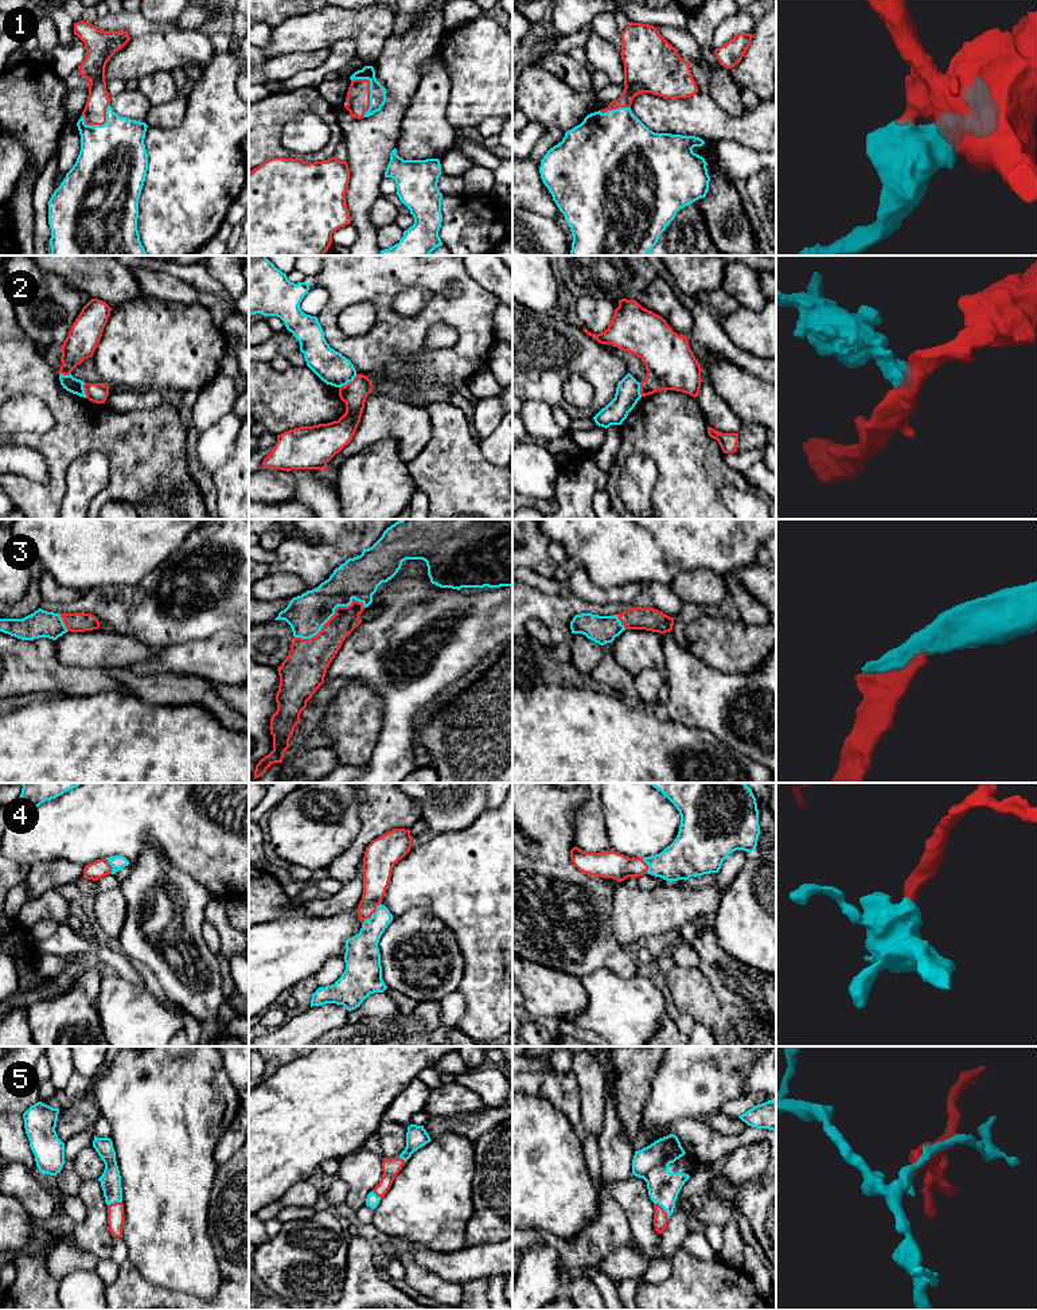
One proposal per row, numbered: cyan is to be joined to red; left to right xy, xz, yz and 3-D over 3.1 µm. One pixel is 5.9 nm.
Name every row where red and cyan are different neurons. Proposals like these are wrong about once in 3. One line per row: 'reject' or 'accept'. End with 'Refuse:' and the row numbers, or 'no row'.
1: accept
2: reject
3: accept
4: accept
5: accept
Refuse: 2

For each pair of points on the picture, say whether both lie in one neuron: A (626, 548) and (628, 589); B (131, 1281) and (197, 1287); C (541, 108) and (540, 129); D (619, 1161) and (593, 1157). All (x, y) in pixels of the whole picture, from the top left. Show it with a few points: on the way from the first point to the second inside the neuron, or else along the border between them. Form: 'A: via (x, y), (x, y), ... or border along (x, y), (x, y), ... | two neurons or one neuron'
A: border along (596, 583), (601, 587), (630, 583), (640, 585) | two neurons
B: border along (128, 1259), (151, 1283), (166, 1286), (178, 1293) | two neurons
C: border along (529, 121), (535, 121), (548, 131) | two neurons
D: border along (597, 1138), (600, 1186) | two neurons

